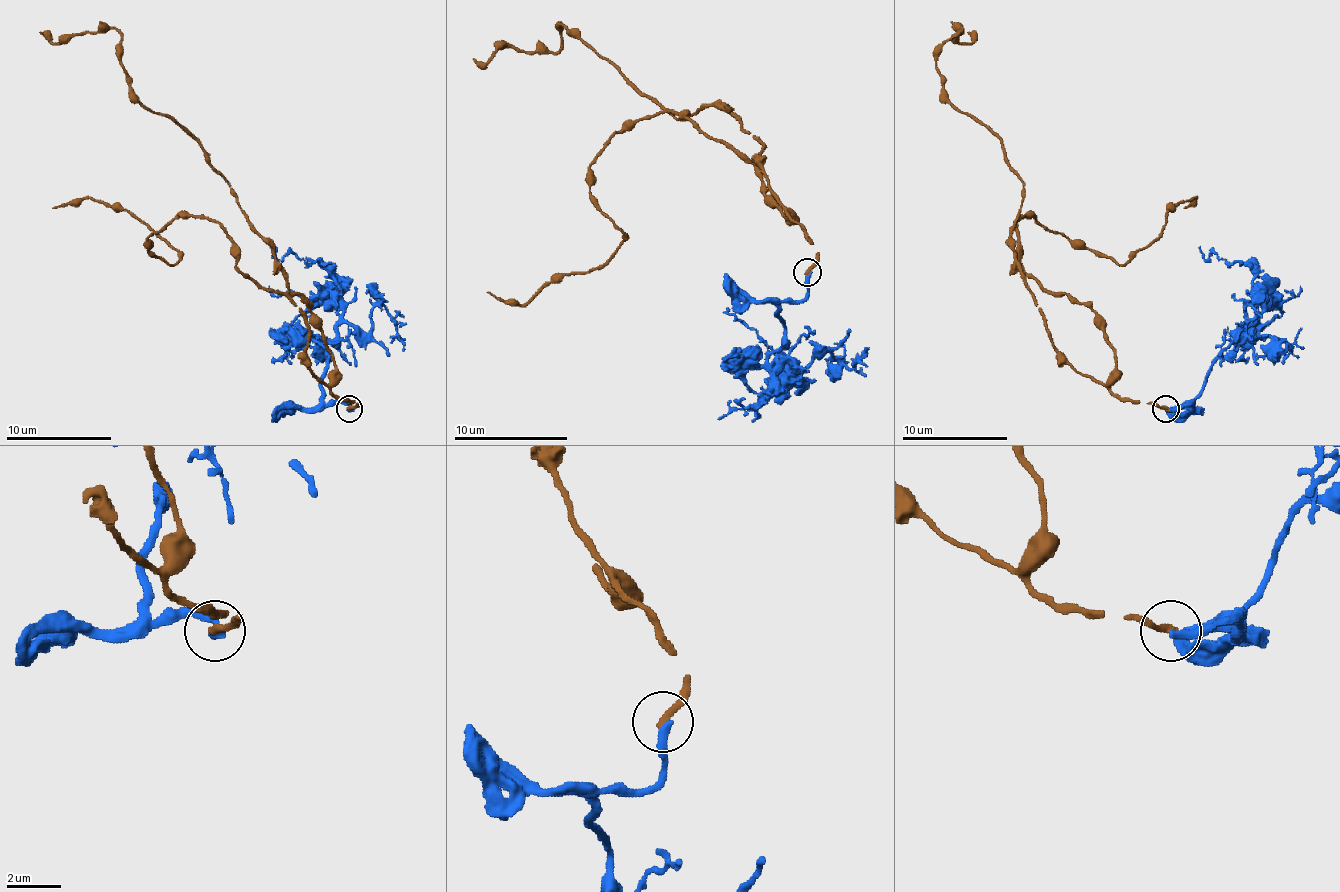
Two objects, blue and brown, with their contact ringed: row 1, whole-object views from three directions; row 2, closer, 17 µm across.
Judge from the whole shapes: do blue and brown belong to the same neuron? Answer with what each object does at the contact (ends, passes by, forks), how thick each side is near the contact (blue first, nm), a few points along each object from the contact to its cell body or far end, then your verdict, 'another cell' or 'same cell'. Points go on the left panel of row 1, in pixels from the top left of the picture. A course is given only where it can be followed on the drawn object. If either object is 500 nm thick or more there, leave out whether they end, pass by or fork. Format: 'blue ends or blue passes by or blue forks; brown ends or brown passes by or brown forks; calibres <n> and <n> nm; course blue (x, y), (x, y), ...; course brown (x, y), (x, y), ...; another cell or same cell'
blue ends; brown ends; calibres 360 and 280 nm; course blue (350, 409), (323, 401), (339, 317), (337, 282), (318, 261), (292, 253), (279, 258), (273, 245); course brown (350, 409), (321, 322), (257, 288), (218, 224), (176, 216), (147, 240), (168, 264), (125, 211), (52, 208); another cell

